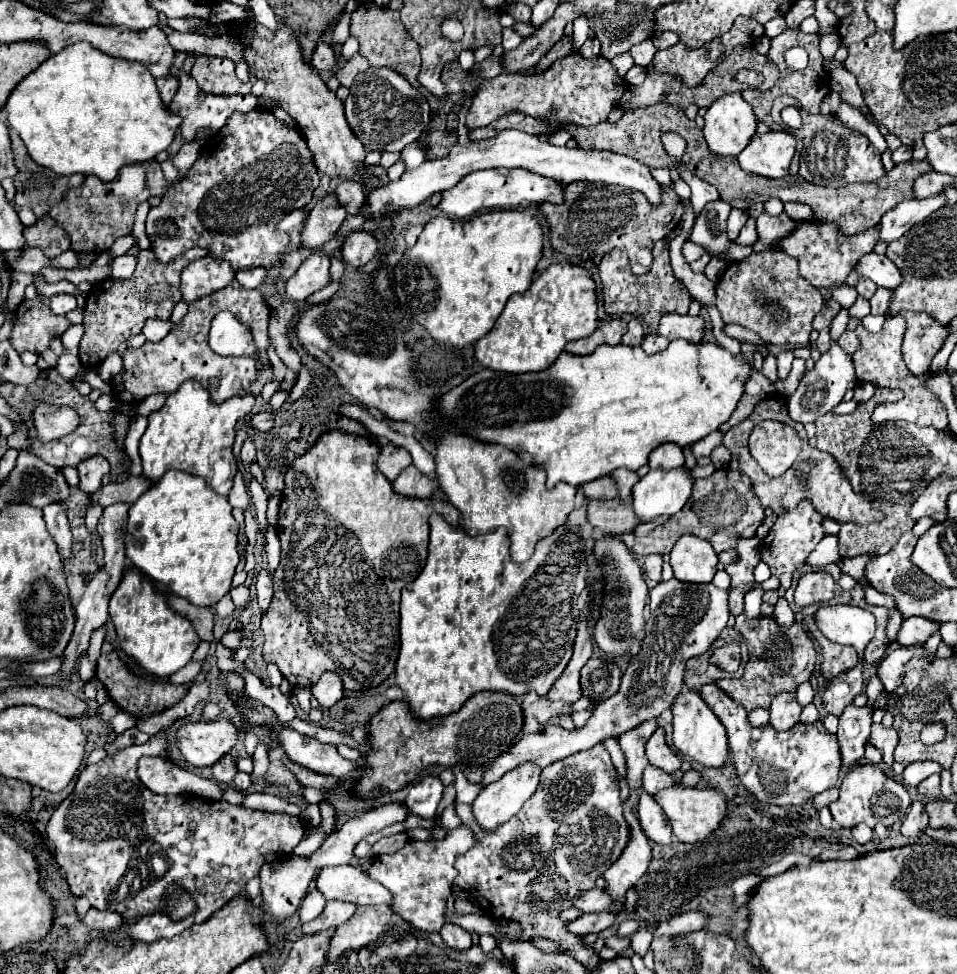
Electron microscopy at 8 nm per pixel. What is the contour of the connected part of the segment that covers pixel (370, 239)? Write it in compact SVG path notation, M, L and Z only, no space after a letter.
M358 230L348 234L348 238L342 244L342 260L354 268L360 268L368 264L378 250L378 242L374 236L366 230Z

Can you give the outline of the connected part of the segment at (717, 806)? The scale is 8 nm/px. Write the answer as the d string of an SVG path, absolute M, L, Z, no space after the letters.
M678 784L678 786L666 788L658 794L654 794L652 798L662 806L666 818L672 824L672 832L684 844L694 844L694 842L708 838L720 826L720 822L726 814L724 796L716 790L710 790L710 788L684 788Z

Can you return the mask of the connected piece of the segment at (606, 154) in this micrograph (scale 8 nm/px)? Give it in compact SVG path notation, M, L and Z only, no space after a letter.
M474 92L465 101L459 114L458 144L450 150L450 154L442 160L424 162L422 166L418 166L414 170L406 170L398 182L388 182L386 186L370 192L370 198L368 198L370 212L374 212L374 214L384 212L386 204L392 204L392 210L418 206L424 200L428 200L432 194L442 192L446 188L452 188L466 174L476 172L476 170L486 170L486 168L526 168L526 170L536 172L540 176L552 178L560 184L570 184L576 180L618 184L622 188L642 192L654 208L658 208L662 204L662 196L664 196L662 184L658 184L658 180L650 174L650 168L646 168L646 164L642 164L630 156L622 156L622 154L610 152L610 150L584 150L584 148L554 146L554 144L542 140L540 136L532 136L532 134L526 134L520 130L502 130L498 136L494 136L490 140L478 140L478 142L468 140L468 131L465 125L466 115L476 94Z

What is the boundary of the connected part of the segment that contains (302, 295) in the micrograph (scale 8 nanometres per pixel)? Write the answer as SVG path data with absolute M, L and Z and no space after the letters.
M322 252L310 254L310 258L296 270L296 274L286 282L286 296L294 302L306 300L316 290L330 282L330 258Z

